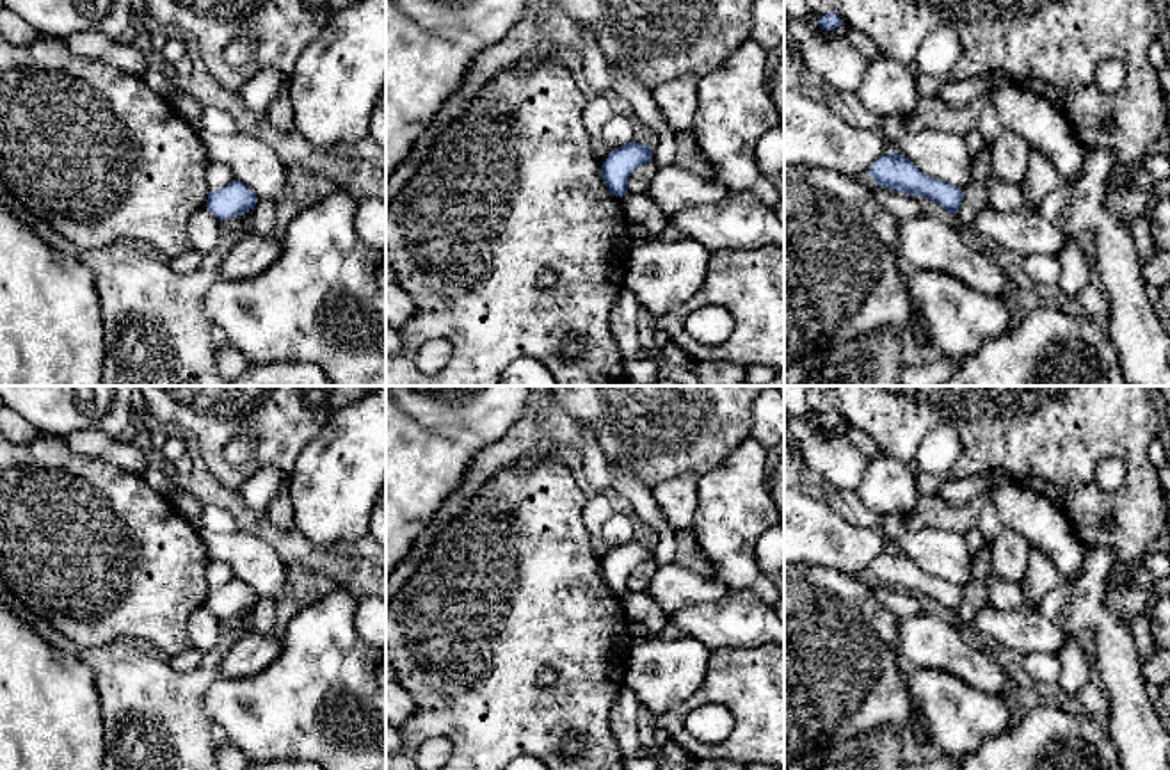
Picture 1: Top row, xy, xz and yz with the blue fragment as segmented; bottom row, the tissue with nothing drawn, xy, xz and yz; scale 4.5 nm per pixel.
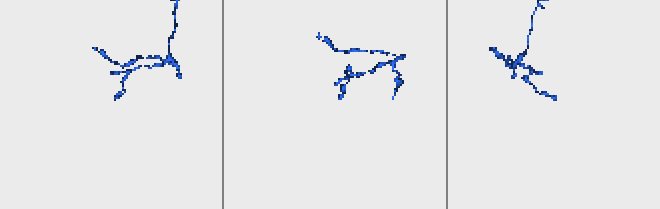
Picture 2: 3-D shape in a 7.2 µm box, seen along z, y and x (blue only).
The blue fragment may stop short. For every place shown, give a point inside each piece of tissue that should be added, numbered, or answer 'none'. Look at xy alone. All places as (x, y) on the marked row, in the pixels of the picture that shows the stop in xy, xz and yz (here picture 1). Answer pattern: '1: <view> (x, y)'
none

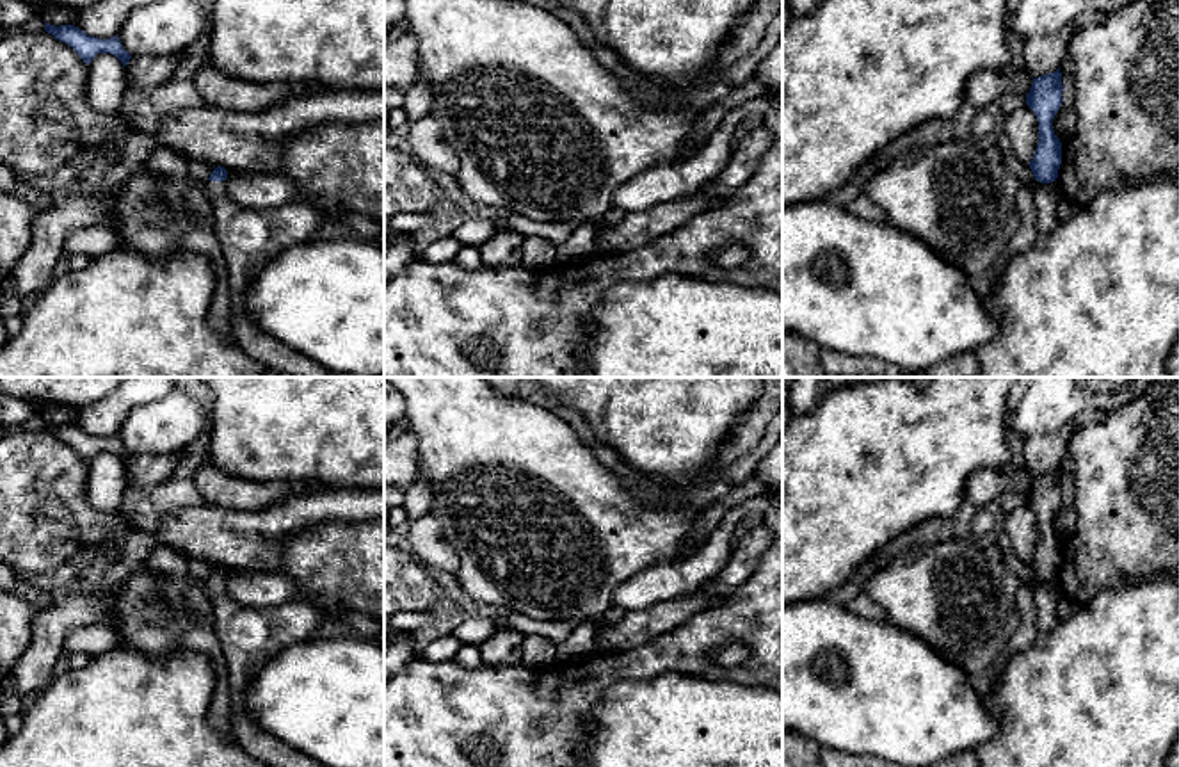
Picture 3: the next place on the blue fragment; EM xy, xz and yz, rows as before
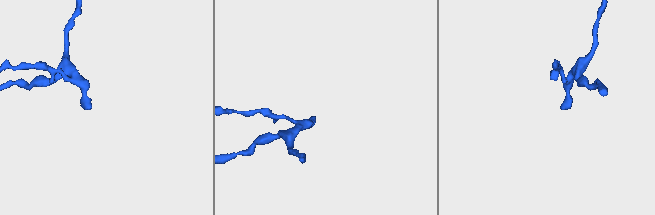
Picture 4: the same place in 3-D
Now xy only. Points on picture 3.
1: xy (249, 239)

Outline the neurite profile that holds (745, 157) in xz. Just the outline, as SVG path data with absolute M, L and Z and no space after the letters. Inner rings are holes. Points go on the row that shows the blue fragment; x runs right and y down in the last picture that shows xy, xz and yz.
M761 125L734 144L731 158L720 176L706 183L697 194L726 198L745 185L758 171L763 155L772 148L774 135Z

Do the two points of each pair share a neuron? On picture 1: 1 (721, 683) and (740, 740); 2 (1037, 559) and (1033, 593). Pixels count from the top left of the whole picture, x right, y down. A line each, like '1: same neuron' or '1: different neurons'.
1: same neuron
2: same neuron

